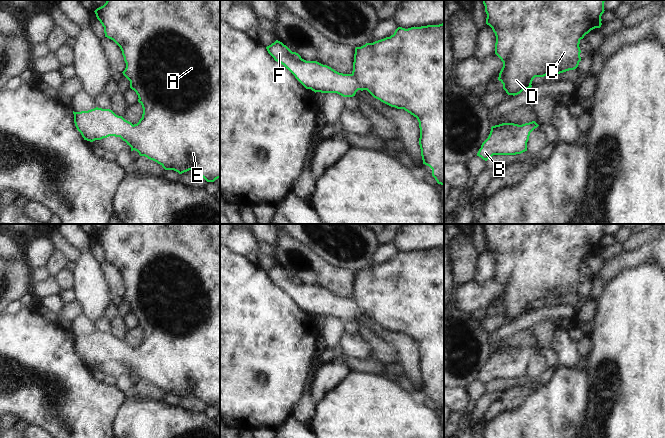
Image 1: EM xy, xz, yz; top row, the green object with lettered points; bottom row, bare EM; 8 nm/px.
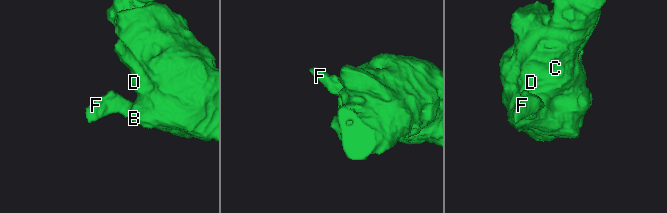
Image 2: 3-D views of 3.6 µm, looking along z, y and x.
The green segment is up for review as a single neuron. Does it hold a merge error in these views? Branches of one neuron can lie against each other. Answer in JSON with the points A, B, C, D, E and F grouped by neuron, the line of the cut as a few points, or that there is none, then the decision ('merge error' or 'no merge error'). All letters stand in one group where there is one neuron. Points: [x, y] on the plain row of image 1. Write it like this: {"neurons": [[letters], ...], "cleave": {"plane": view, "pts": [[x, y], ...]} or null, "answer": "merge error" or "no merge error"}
{"neurons": [["A", "B", "C", "D", "E", "F"]], "cleave": null, "answer": "no merge error"}

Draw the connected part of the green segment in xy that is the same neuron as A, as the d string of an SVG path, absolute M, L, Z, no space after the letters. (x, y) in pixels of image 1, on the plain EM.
M107 224L95 235L97 243L104 251L105 261L113 264L121 273L126 292L122 296L130 305L130 312L138 319L142 329L142 342L137 348L116 339L110 333L94 332L88 335L74 336L74 347L84 364L93 366L109 360L120 361L140 380L145 380L160 388L165 394L174 394L179 398L193 394L207 406L220 402L220 224Z

